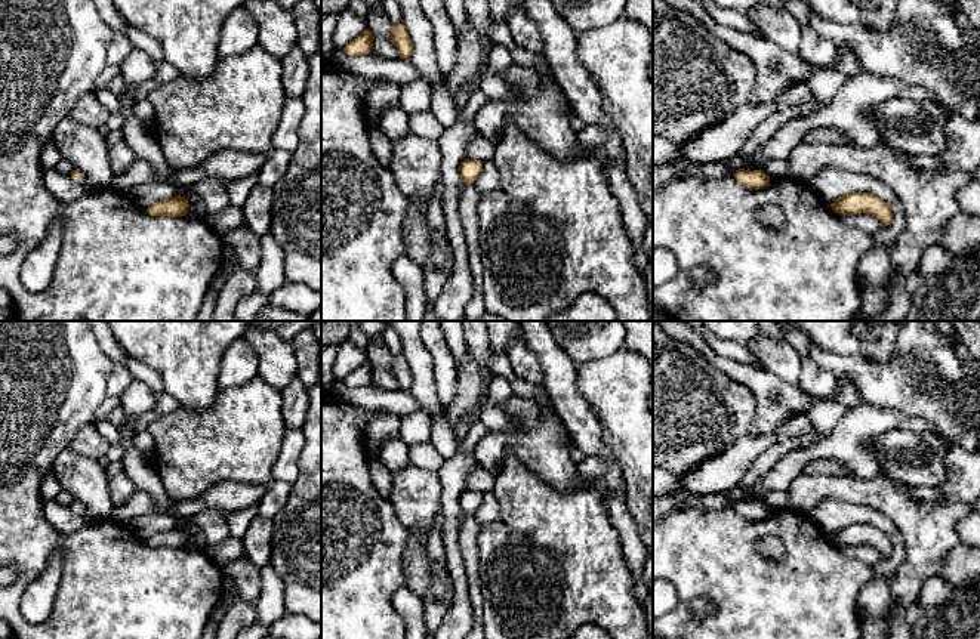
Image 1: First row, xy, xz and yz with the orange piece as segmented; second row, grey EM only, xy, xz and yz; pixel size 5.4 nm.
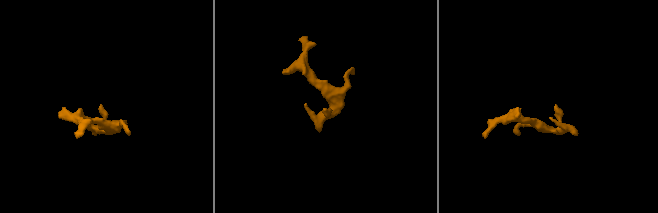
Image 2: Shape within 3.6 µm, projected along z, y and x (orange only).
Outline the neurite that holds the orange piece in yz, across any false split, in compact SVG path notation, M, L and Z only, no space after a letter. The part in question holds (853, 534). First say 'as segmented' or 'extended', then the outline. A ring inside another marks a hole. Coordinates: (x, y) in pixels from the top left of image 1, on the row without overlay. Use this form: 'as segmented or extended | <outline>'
as segmented | M850 524L832 534L835 544L857 546L869 544L885 558L891 555L893 544L890 537L879 528L867 524Z

